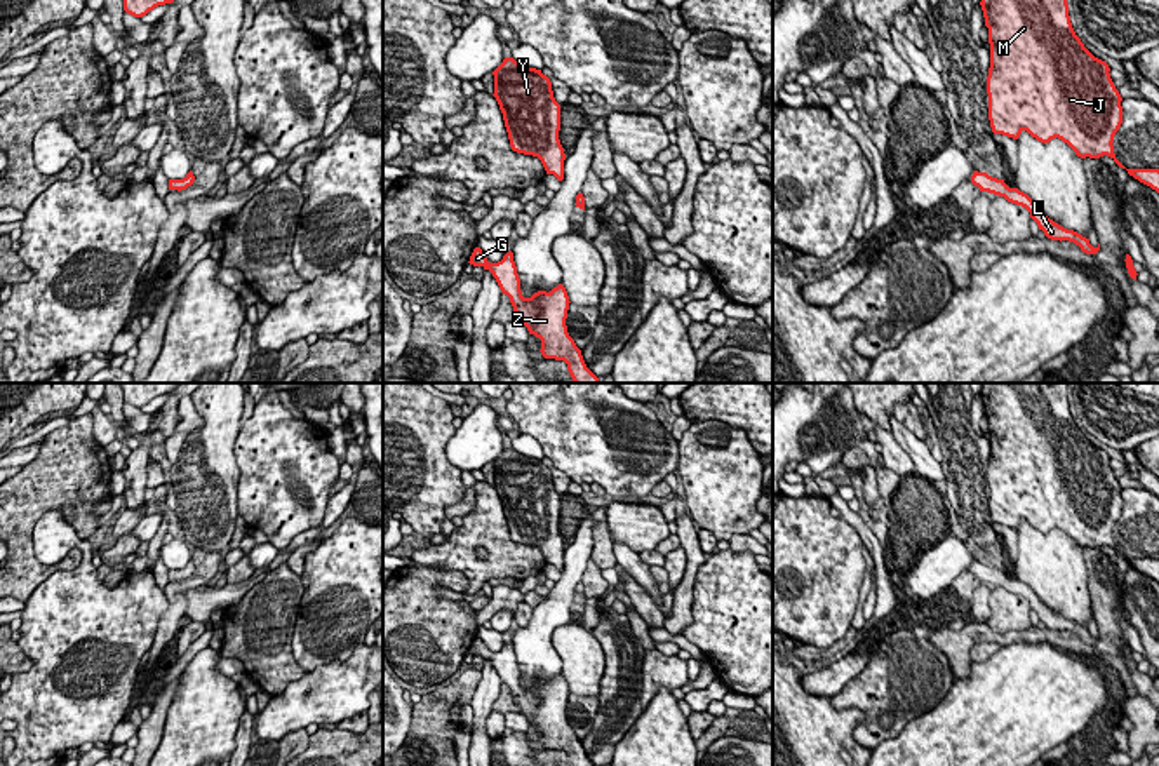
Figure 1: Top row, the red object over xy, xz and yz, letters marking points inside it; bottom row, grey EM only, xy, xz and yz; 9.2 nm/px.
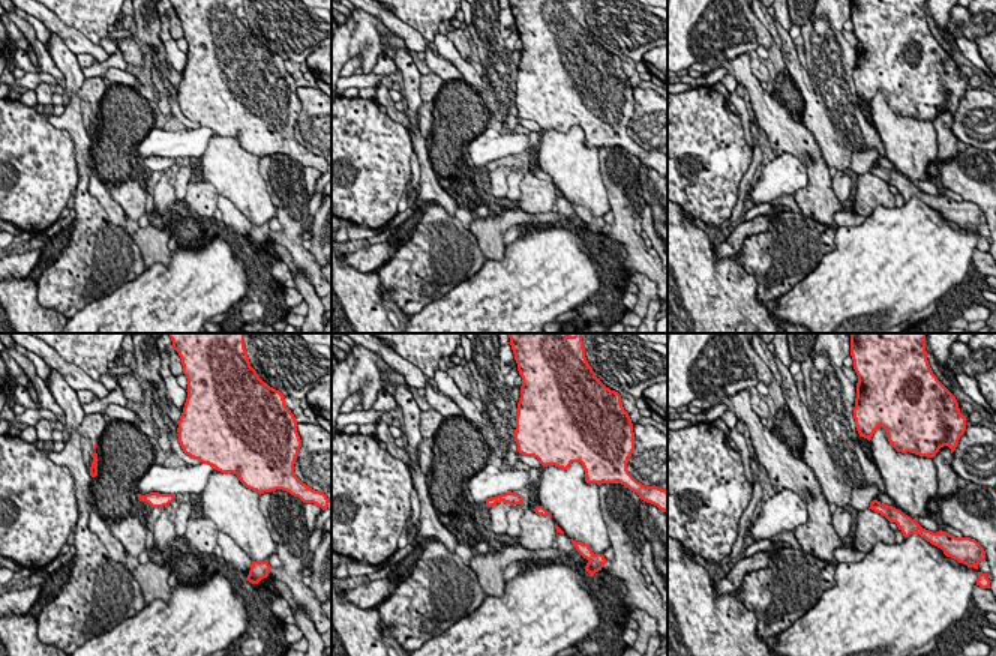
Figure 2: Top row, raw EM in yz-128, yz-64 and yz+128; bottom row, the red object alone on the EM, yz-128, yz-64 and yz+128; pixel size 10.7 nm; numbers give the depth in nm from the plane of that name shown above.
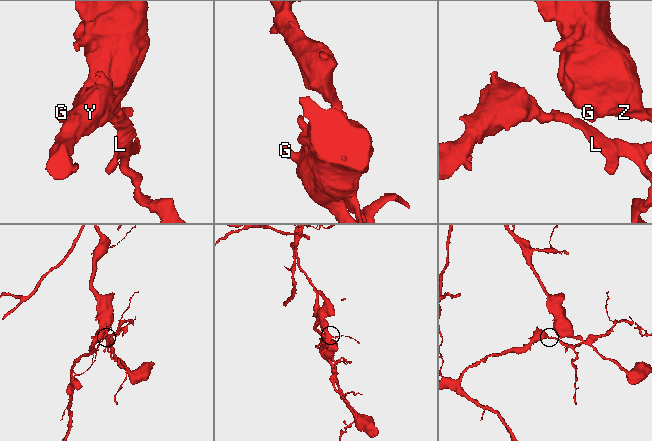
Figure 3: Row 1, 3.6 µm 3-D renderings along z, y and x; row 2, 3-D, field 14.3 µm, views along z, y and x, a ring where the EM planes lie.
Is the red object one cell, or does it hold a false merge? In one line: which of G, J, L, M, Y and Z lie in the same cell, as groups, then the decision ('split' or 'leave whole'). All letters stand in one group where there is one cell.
G J L M Z / Y; split

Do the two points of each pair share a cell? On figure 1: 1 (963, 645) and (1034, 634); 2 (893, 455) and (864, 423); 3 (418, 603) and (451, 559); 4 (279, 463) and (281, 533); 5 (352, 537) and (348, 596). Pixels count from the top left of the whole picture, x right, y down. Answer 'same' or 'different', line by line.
1: same
2: same
3: different
4: same
5: same

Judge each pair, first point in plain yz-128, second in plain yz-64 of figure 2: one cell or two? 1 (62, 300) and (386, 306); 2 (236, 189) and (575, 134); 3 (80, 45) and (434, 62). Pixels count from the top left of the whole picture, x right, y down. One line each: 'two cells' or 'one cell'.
1: two cells
2: one cell
3: two cells

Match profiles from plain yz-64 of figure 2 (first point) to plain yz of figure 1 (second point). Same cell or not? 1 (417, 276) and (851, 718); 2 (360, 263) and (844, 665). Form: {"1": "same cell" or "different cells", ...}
{"1": "different cells", "2": "same cell"}

